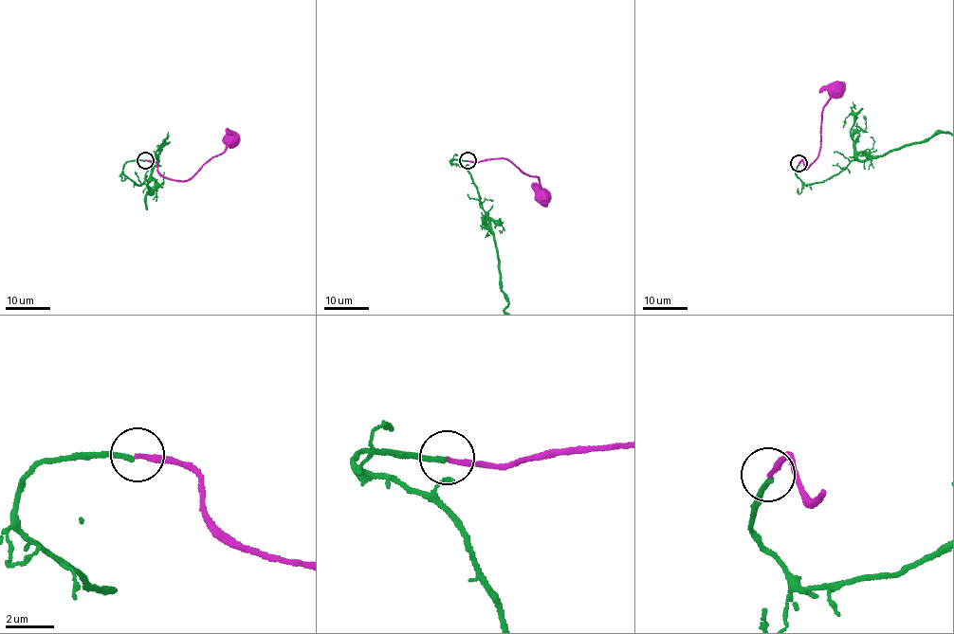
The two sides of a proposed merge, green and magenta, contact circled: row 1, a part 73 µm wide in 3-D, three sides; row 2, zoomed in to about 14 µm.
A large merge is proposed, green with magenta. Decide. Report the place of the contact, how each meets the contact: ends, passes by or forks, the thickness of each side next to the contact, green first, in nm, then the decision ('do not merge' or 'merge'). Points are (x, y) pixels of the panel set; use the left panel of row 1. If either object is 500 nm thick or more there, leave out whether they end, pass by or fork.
(145, 160) | green ends | magenta ends | 200/240 nm | do not merge

